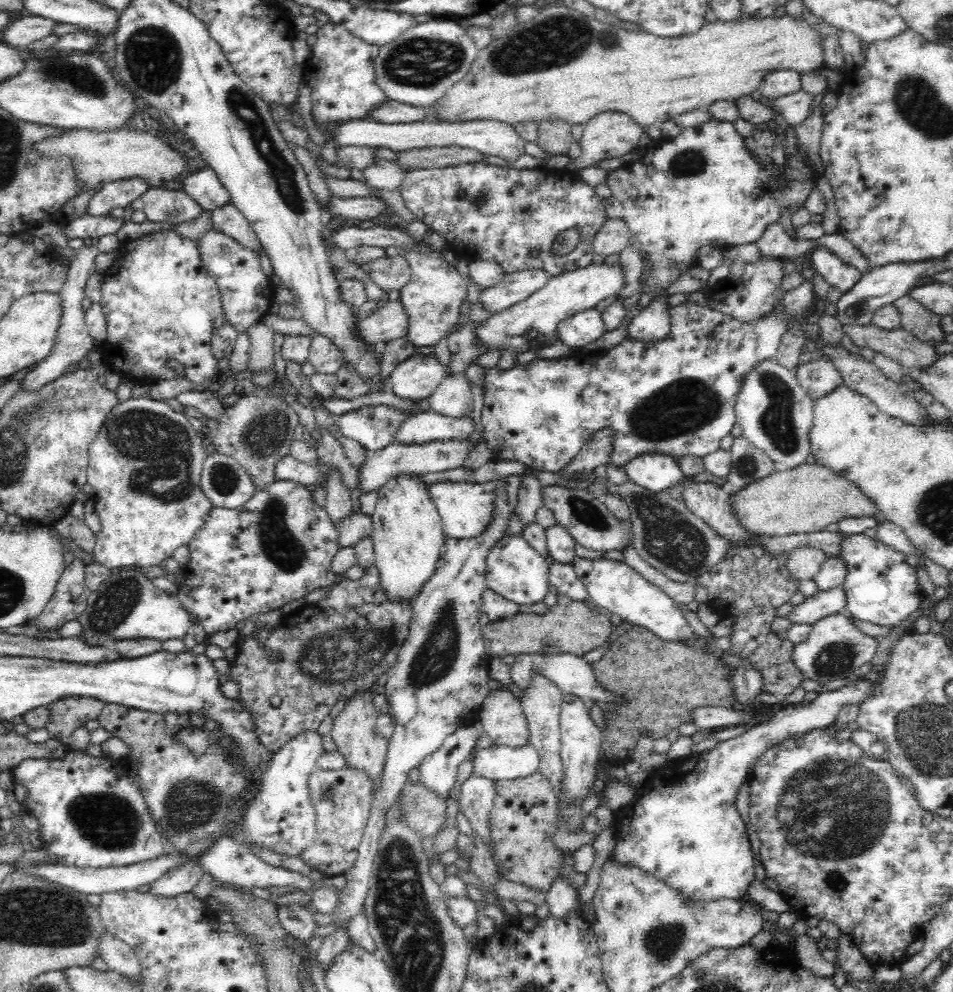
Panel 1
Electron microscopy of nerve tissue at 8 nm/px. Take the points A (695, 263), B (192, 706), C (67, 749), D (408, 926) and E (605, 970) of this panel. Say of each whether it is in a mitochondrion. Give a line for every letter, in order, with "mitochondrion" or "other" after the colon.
A: other
B: other
C: other
D: mitochondrion
E: other

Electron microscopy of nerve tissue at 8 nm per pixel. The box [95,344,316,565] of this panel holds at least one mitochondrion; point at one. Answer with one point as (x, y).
(155, 447)

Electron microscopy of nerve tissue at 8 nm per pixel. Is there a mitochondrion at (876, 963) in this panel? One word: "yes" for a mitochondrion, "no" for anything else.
no

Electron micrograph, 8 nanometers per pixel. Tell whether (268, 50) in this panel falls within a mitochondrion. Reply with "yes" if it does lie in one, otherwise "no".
no

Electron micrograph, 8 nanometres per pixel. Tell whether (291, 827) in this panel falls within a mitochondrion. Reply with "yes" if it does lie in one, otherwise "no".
no

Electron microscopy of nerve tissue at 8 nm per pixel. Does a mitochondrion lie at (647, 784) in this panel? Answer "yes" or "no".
no

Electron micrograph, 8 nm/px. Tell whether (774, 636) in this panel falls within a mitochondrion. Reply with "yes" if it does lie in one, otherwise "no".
no

